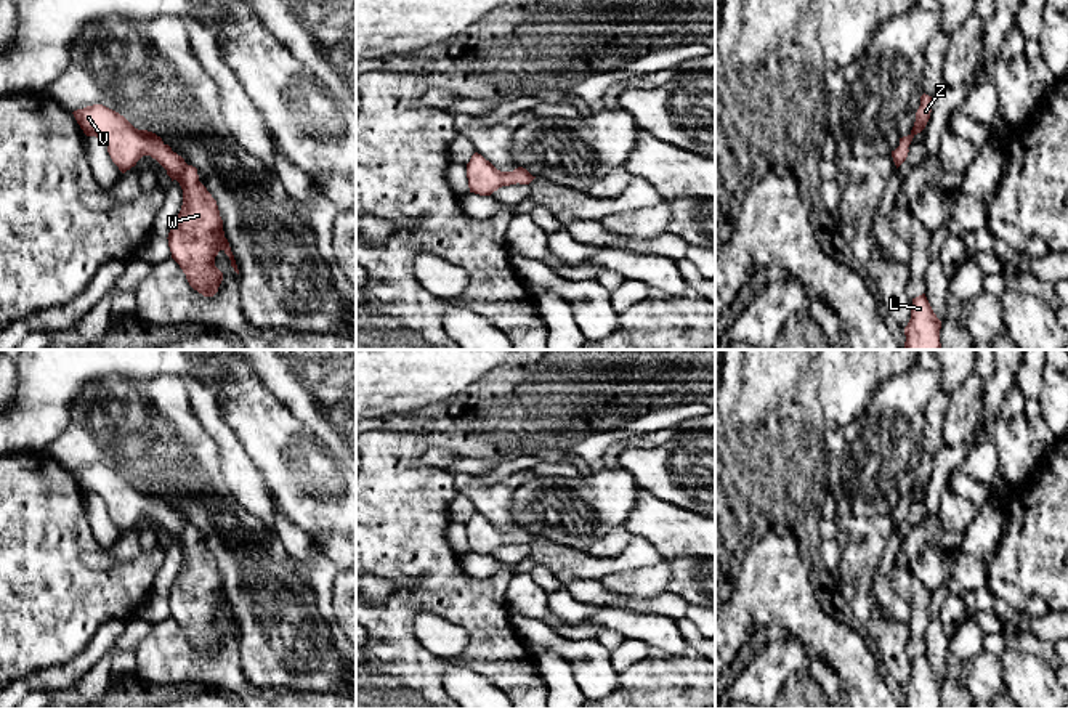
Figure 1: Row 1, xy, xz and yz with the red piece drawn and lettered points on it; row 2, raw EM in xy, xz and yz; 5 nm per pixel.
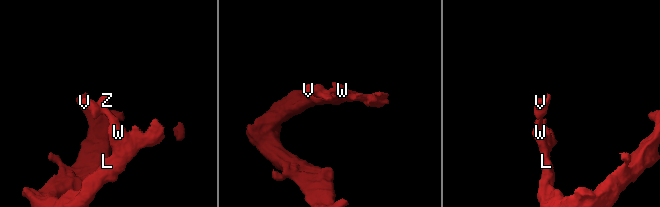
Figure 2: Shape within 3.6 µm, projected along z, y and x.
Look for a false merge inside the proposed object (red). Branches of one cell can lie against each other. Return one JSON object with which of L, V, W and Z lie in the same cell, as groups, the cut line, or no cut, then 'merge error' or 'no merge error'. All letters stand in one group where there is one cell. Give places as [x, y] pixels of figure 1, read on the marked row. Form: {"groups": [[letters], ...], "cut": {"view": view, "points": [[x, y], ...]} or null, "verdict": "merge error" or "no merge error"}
{"groups": [["L", "V", "W", "Z"]], "cut": null, "verdict": "no merge error"}

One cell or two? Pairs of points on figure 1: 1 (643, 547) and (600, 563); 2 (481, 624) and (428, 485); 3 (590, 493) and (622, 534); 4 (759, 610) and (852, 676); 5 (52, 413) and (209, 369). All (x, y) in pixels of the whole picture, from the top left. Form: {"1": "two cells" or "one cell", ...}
{"1": "one cell", "2": "one cell", "3": "two cells", "4": "one cell", "5": "one cell"}

